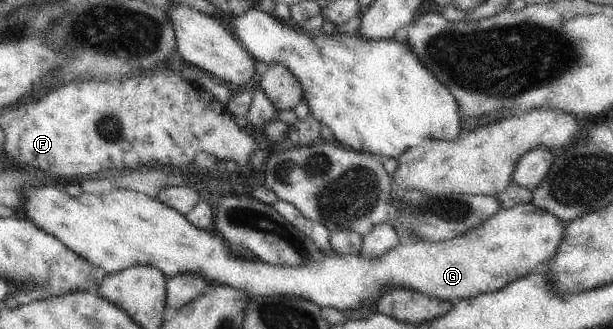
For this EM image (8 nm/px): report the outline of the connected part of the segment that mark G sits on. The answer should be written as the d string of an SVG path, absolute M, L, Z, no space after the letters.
M44 184L32 186L21 191L23 209L21 216L32 221L38 229L49 233L69 247L76 255L87 259L94 267L102 267L108 274L136 265L159 267L170 279L177 273L187 271L202 272L208 285L212 282L248 290L249 295L276 296L300 295L306 297L320 307L336 307L336 309L352 309L368 299L378 299L386 286L404 286L413 290L446 299L460 301L476 297L478 293L494 293L500 291L513 281L522 279L541 268L546 268L564 239L567 223L556 215L540 209L534 204L520 204L513 208L502 208L494 217L487 219L482 225L470 230L463 236L444 241L407 241L389 251L384 257L376 260L364 259L360 253L354 256L330 256L325 253L322 262L312 262L300 267L273 266L268 262L244 260L231 253L228 242L218 233L202 231L195 228L180 212L164 205L157 197L124 188L105 191L102 195L84 193L78 197L69 196L58 185Z

